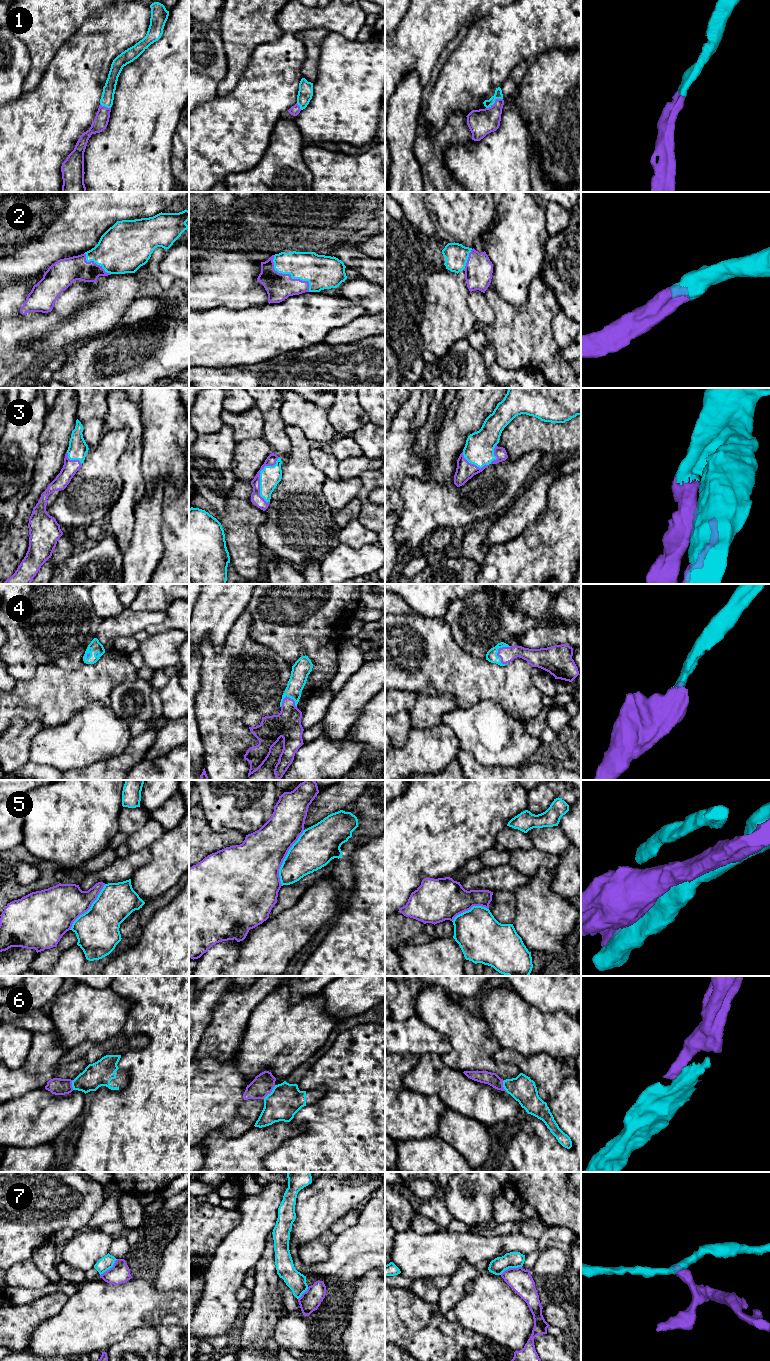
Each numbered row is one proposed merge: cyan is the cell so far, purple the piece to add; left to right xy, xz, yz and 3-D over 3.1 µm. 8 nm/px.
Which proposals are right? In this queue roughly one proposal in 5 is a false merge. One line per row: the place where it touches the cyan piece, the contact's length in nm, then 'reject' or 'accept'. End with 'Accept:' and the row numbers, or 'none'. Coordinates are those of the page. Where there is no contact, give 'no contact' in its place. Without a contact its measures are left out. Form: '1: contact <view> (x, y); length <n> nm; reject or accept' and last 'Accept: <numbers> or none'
1: contact yz (494, 102); length 160 nm; accept
2: contact xz (290, 274); length 420 nm; accept
3: contact xz (260, 476); length 380 nm; accept
4: contact yz (497, 651); length 170 nm; accept
5: contact xz (285, 858); length 480 nm; reject
6: contact xz (271, 1092); length 150 nm; accept
7: contact yz (510, 1267); length 190 nm; reject
Accept: 1, 2, 3, 4, 6

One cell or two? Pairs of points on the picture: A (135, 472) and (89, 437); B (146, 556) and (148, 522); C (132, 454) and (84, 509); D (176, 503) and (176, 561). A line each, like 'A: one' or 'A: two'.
A: two
B: one
C: two
D: one

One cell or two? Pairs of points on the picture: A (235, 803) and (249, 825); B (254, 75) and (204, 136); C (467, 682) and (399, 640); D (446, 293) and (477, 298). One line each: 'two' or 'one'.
A: one
B: one
C: one
D: two

